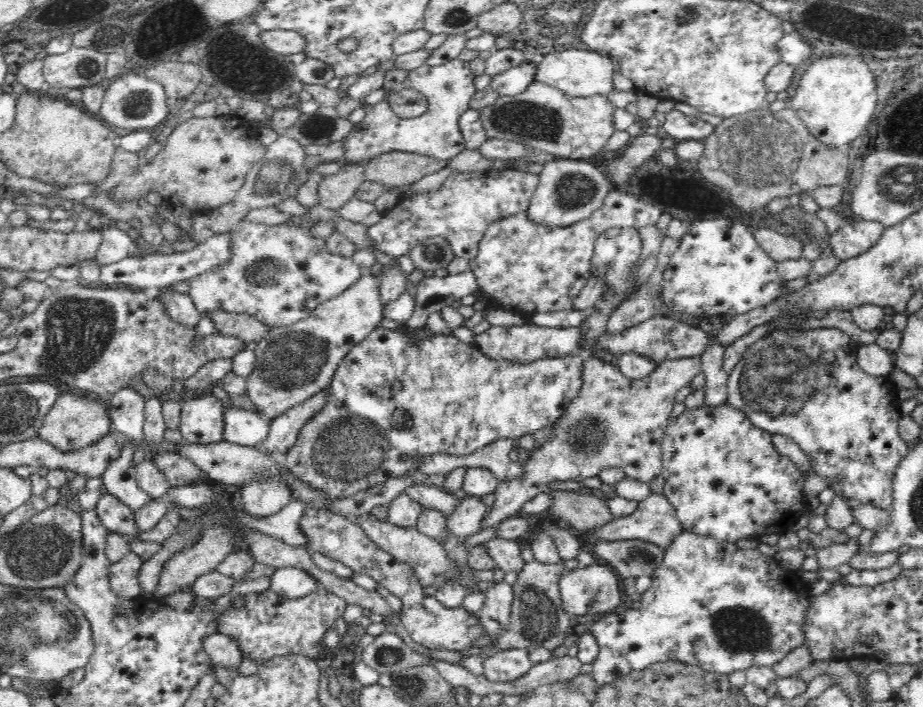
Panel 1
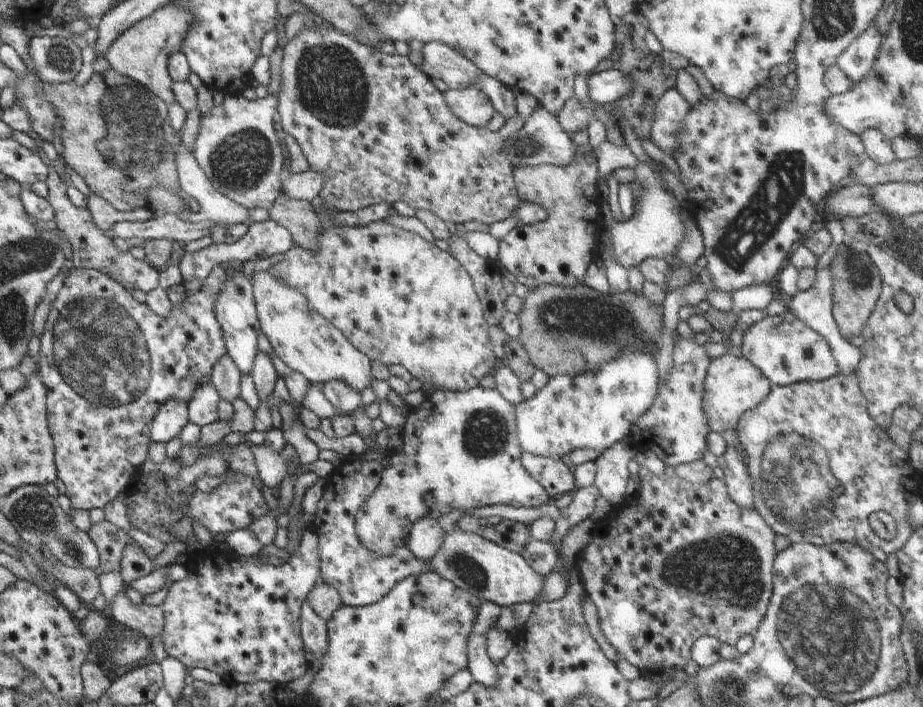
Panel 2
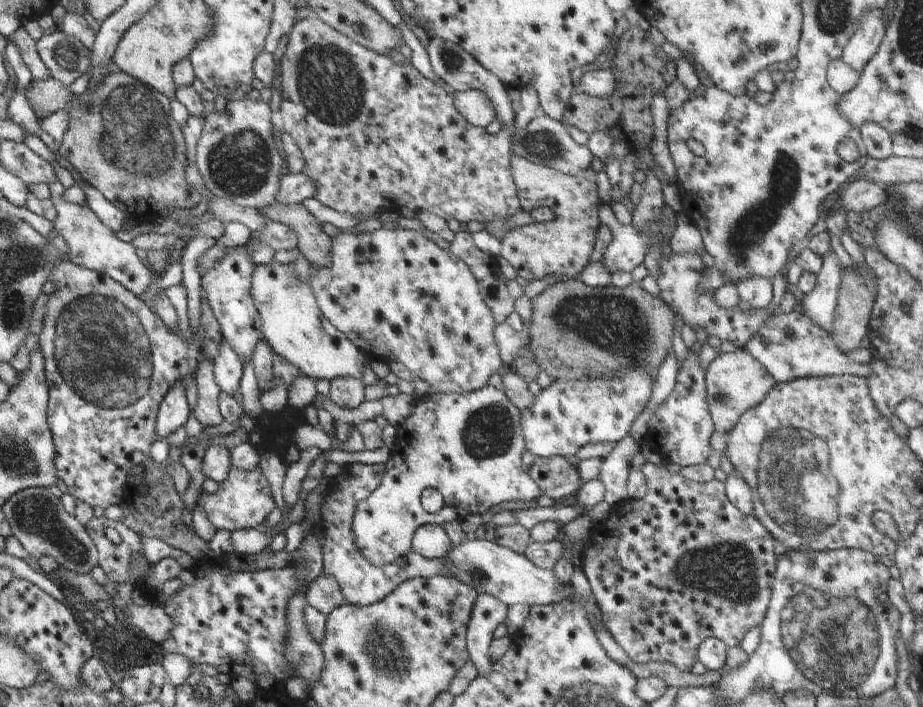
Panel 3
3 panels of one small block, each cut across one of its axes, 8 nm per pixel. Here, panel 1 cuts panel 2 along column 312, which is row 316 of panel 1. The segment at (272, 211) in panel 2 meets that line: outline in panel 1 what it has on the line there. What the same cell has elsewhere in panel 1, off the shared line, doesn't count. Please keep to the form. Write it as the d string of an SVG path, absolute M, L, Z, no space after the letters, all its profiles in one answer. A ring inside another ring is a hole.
M220 311L208 313L208 316L215 322L216 330L224 336L237 336L246 342L260 342L268 332L270 326L250 317L248 314L230 313Z

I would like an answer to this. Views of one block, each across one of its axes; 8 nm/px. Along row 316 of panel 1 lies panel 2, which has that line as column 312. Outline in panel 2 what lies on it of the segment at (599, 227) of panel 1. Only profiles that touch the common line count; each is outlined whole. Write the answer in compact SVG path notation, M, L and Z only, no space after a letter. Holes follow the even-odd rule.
M353 456L340 464L327 477L315 521L310 527L318 538L320 580L332 586L346 606L370 606L384 598L384 594L388 594L388 590L394 588L400 580L424 572L432 573L432 566L428 561L414 558L414 554L406 546L400 546L394 554L384 556L364 548L360 538L356 536L356 514L378 489L384 468L378 461L362 460L359 456Z

